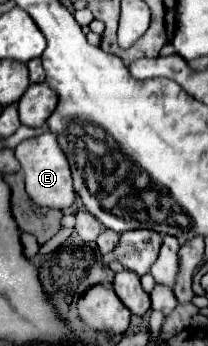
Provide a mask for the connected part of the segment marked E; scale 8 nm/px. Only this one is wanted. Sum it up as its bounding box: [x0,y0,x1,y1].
[16,132,76,210]

